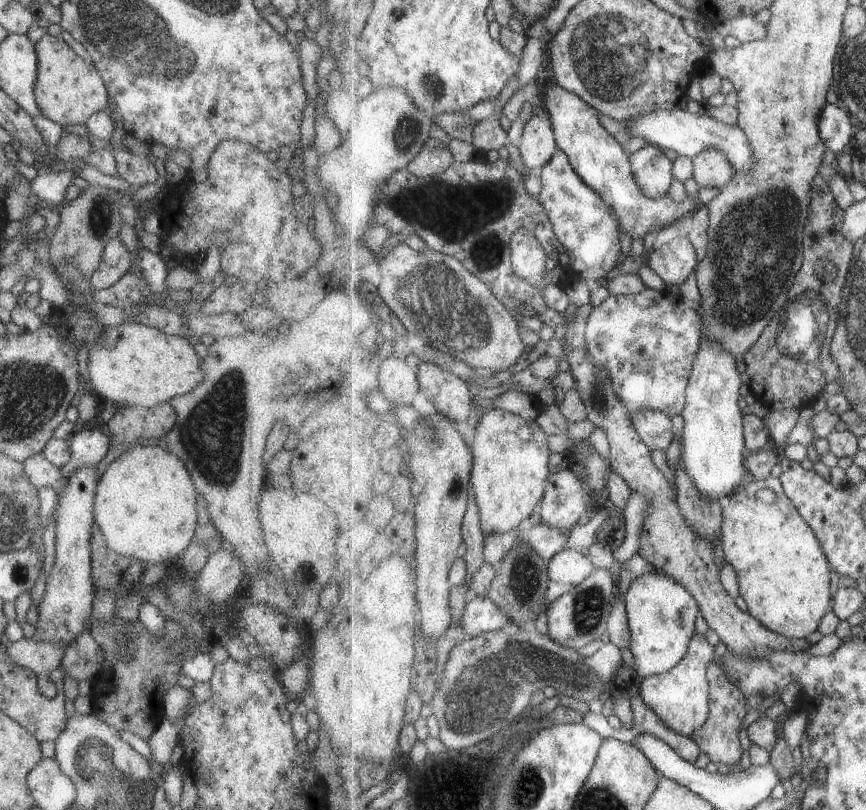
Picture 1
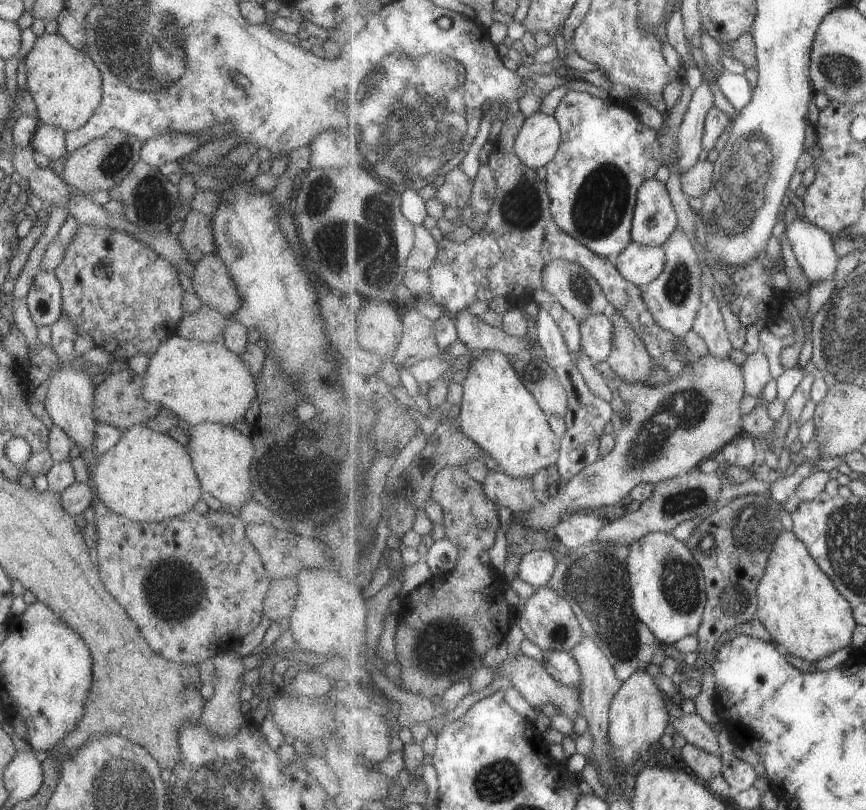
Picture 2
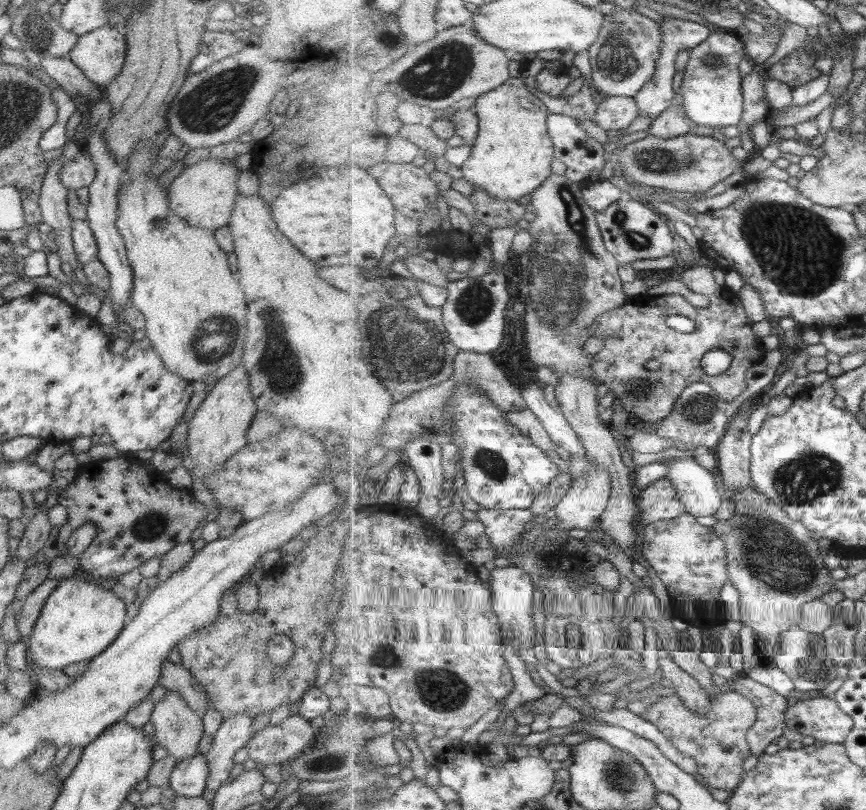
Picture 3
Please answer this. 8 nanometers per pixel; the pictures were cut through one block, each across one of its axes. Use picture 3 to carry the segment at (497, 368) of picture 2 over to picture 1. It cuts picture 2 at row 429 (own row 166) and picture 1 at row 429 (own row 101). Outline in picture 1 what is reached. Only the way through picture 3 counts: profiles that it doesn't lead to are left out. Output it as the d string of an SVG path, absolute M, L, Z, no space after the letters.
M493 409L487 412L480 420L478 427L471 436L471 450L475 454L472 472L472 488L474 500L479 506L480 528L483 536L491 534L505 534L517 528L525 518L529 518L537 511L542 502L547 479L549 478L549 446L547 438L535 420L528 421L519 415L512 414L503 409Z

